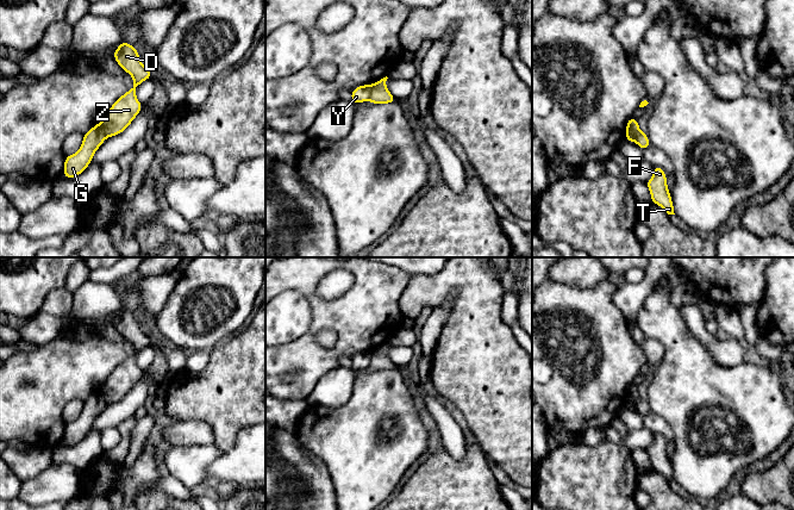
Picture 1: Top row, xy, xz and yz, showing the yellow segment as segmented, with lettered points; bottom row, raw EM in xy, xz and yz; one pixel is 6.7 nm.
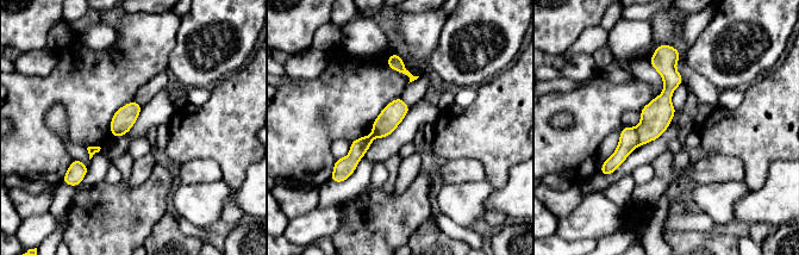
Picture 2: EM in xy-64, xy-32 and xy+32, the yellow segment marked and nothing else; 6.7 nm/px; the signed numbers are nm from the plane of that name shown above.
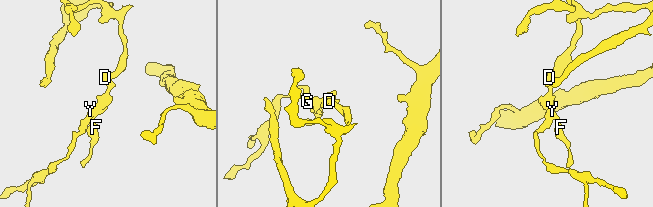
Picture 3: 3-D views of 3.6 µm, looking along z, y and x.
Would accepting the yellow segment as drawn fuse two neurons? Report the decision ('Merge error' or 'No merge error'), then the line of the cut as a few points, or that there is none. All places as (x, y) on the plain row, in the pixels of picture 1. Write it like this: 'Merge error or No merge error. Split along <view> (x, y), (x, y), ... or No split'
Merge error. Split along xz (372, 352), (368, 366)

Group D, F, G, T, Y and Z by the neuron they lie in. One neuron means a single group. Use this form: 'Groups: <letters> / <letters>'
Groups: D F T Z / G Y

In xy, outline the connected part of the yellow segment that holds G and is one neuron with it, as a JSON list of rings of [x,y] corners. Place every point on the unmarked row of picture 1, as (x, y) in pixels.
[[[100,391],[94,392],[83,402],[80,416],[74,422],[65,423],[63,442],[67,446],[79,443],[90,431],[94,419],[105,406],[106,404]]]

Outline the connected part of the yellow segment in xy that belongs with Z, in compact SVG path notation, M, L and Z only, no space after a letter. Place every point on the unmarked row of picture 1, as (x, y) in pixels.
M121 309L113 323L119 334L133 344L133 354L118 365L100 387L105 404L124 399L132 390L143 375L136 363L136 355L143 348L152 344L151 338L140 329L138 318L130 310Z

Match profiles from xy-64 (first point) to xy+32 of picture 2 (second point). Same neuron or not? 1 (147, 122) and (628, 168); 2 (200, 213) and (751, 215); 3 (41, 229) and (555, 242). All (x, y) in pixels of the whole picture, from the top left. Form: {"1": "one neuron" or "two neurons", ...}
{"1": "one neuron", "2": "two neurons", "3": "two neurons"}

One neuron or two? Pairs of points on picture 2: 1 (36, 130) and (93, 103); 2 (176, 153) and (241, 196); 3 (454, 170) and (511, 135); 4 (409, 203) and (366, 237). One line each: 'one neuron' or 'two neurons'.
1: one neuron
2: two neurons
3: two neurons
4: one neuron

